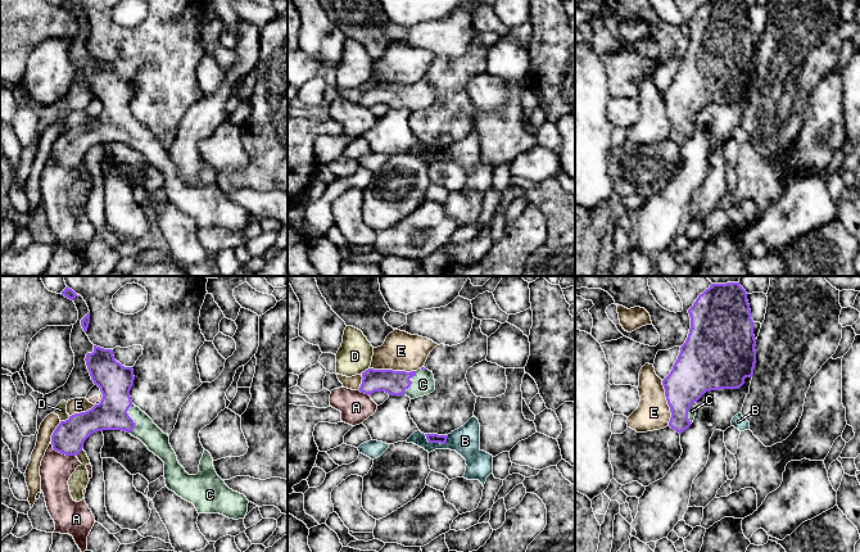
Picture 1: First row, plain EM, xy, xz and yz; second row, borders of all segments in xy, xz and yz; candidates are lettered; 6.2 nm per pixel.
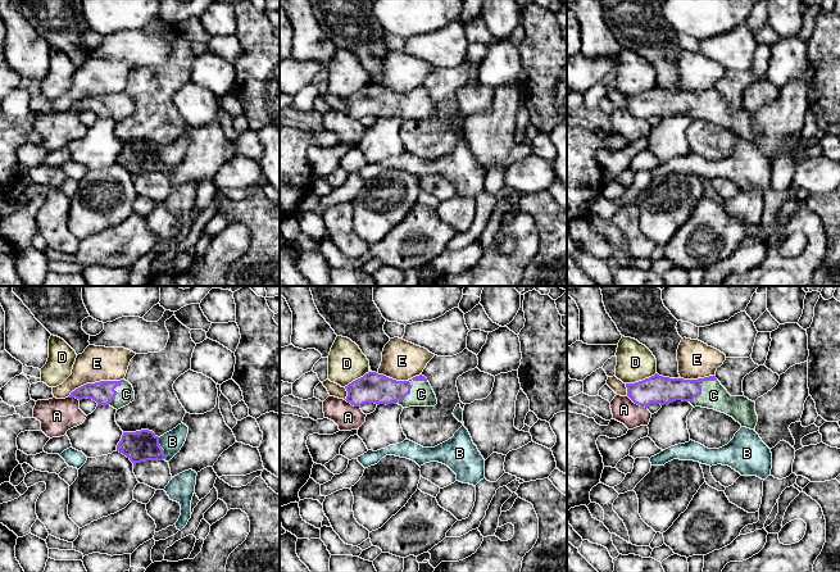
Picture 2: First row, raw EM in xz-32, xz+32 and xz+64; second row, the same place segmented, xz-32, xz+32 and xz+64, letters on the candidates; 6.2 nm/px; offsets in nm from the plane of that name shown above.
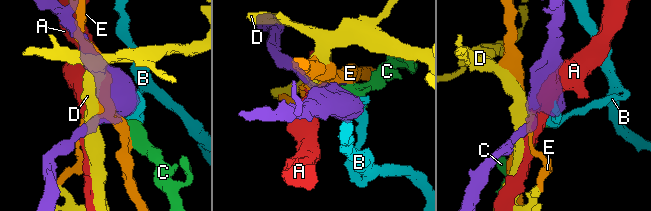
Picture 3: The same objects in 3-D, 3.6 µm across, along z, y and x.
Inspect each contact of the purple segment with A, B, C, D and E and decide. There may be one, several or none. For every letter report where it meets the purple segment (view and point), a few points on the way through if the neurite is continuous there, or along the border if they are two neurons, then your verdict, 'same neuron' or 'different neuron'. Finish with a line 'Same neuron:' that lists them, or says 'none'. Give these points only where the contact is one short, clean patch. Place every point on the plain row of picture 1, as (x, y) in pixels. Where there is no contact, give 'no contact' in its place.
A: meets purple in xy at (60, 164); different neuron
B: meets purple in xz at (434, 154); different neuron
C: meets purple in xy at (131, 131); runs through xy (111, 126), (122, 126), (131, 131), (157, 154); same neuron
D: meets purple in xy at (66, 132); border along xy (69, 129), (60, 134); different neuron
E: meets purple in xz at (392, 82); different neuron
Same neuron: C

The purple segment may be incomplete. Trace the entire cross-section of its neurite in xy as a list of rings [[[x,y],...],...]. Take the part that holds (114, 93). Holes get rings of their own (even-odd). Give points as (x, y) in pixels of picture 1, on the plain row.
[[[96,58],[92,65],[86,67],[85,73],[91,92],[100,100],[103,110],[91,122],[60,134],[51,148],[54,163],[77,168],[85,153],[96,144],[130,145],[164,175],[167,200],[193,216],[198,226],[219,226],[234,232],[245,230],[249,213],[244,207],[230,202],[217,187],[211,166],[204,162],[199,185],[189,187],[178,176],[168,146],[132,116],[130,109],[135,92],[132,80],[117,74],[112,62]]]

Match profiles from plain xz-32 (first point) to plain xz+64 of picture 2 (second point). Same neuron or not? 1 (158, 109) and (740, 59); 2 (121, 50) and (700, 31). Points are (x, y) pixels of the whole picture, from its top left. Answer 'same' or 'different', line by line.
1: different
2: different

